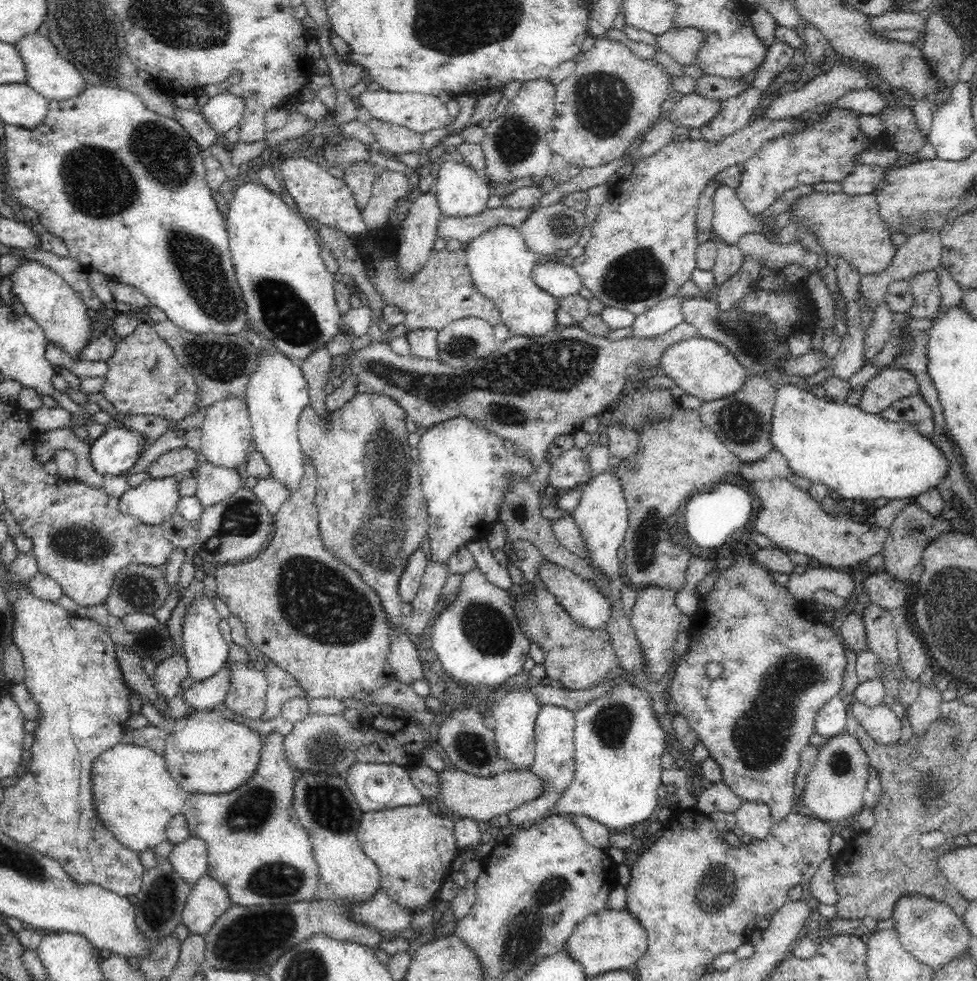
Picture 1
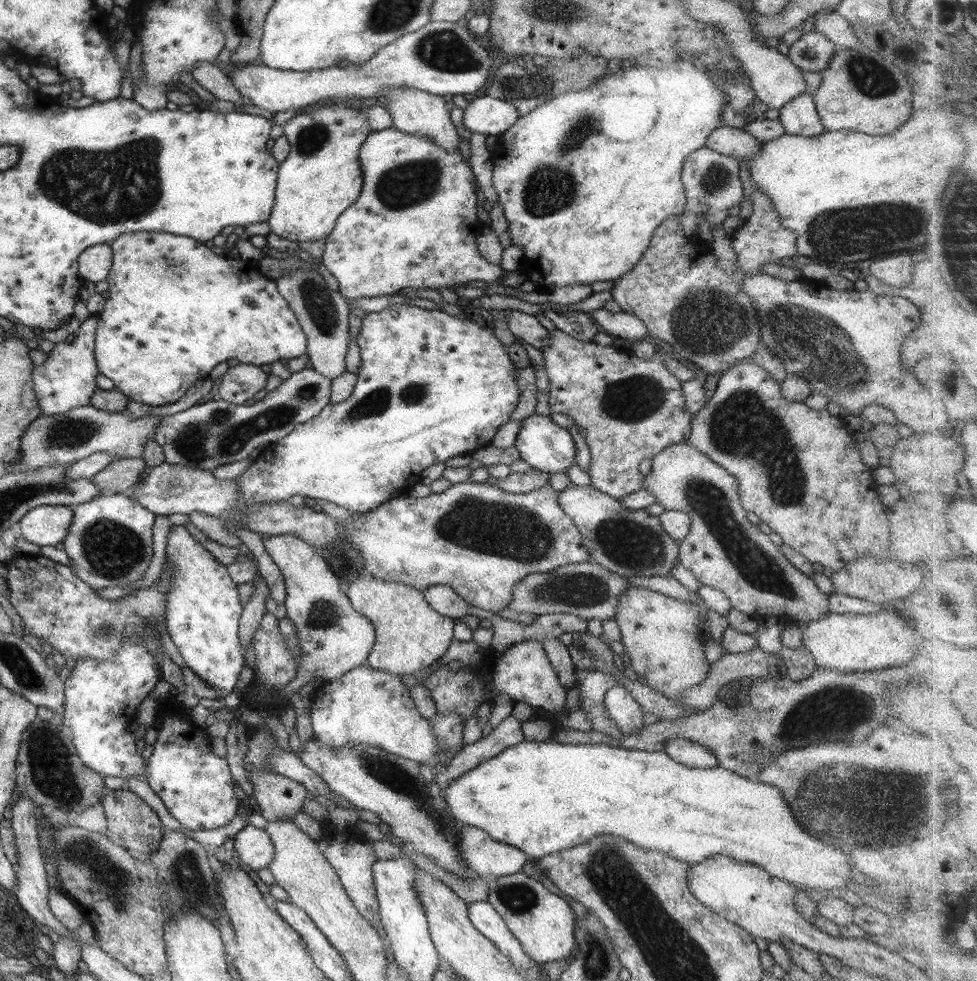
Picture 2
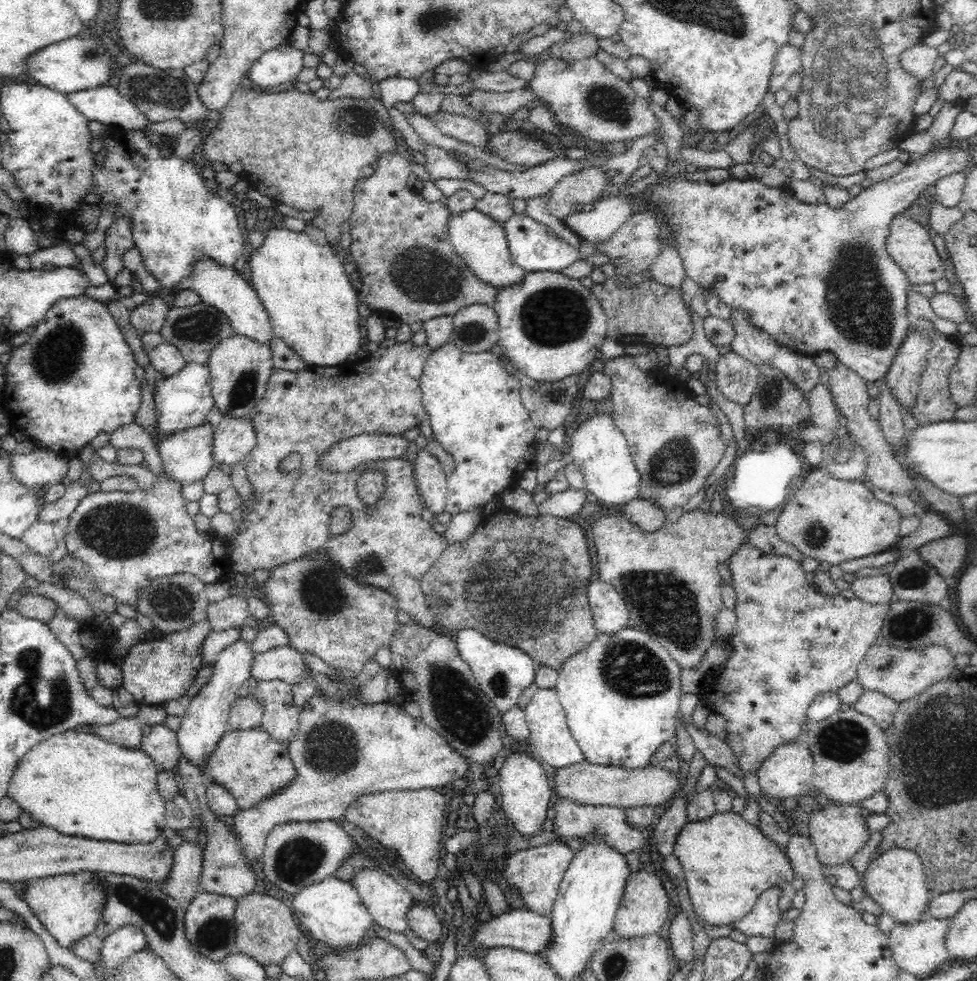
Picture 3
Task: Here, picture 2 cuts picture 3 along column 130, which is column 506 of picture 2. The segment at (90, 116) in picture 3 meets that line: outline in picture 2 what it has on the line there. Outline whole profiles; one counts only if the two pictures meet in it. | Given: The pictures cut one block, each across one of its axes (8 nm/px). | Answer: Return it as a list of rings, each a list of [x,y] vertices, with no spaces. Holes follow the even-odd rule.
[[[490,96],[477,97],[469,101],[463,110],[462,124],[471,133],[484,136],[504,134],[517,120],[518,111],[506,100]]]

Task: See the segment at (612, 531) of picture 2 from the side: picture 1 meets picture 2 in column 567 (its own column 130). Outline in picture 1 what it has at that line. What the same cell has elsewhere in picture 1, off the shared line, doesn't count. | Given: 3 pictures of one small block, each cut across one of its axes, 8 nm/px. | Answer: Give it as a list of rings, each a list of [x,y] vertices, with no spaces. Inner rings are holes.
[[[176,477],[146,478],[123,494],[119,505],[123,514],[134,516],[147,526],[160,526],[177,512],[180,493]]]

